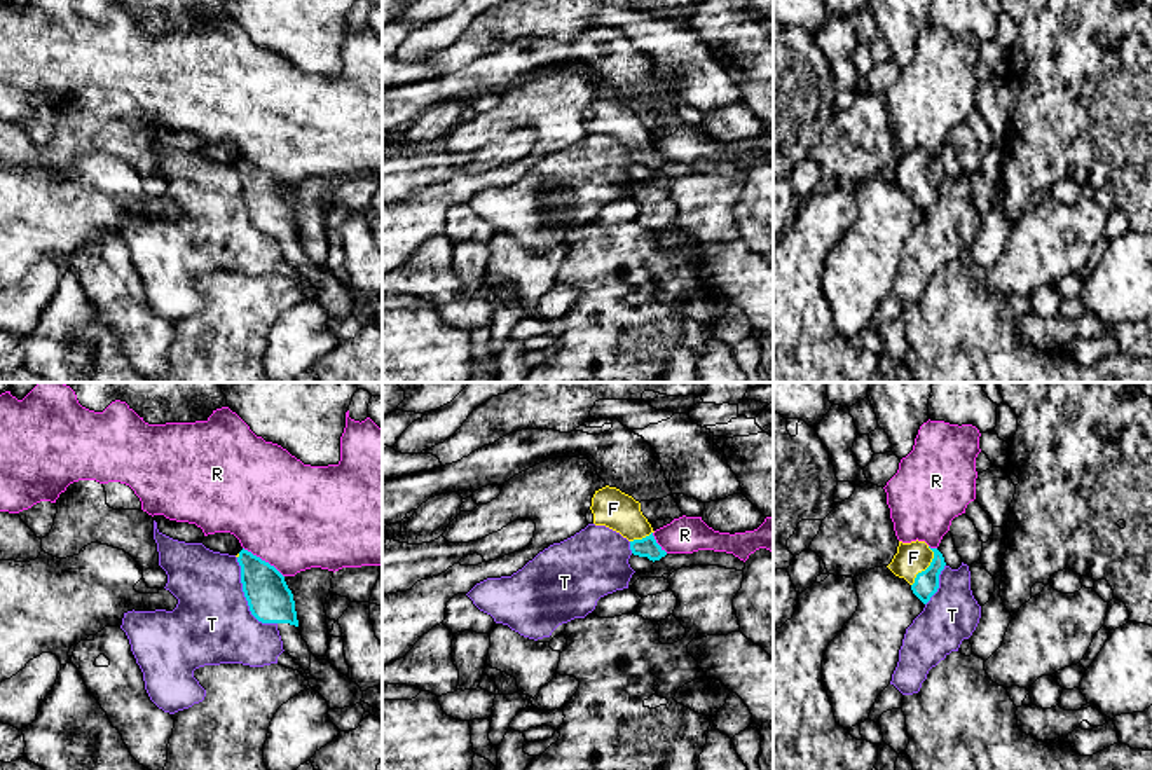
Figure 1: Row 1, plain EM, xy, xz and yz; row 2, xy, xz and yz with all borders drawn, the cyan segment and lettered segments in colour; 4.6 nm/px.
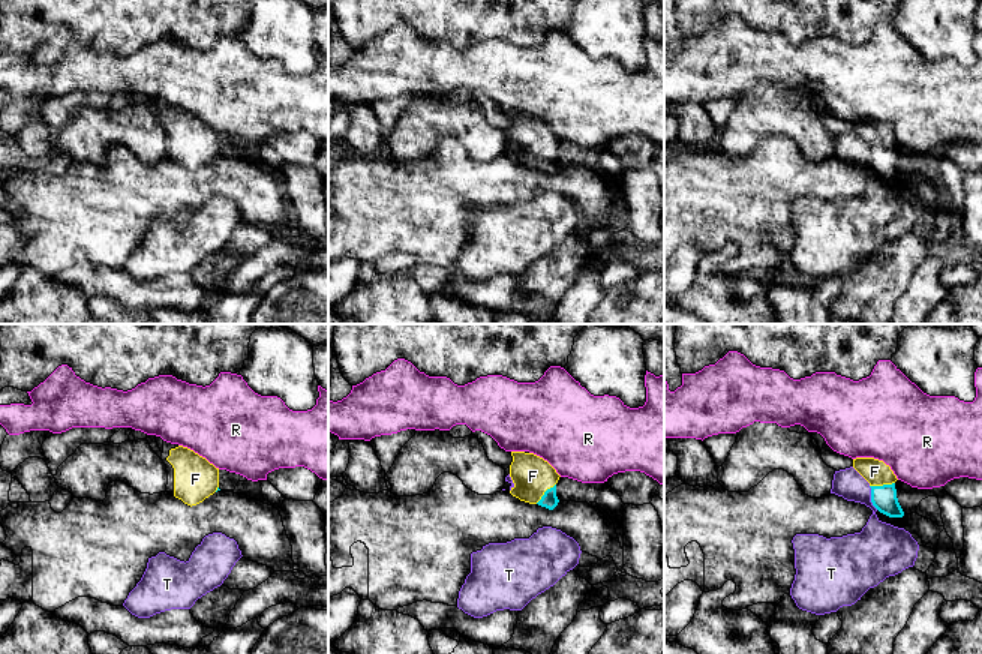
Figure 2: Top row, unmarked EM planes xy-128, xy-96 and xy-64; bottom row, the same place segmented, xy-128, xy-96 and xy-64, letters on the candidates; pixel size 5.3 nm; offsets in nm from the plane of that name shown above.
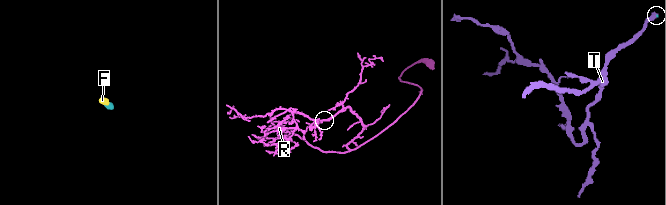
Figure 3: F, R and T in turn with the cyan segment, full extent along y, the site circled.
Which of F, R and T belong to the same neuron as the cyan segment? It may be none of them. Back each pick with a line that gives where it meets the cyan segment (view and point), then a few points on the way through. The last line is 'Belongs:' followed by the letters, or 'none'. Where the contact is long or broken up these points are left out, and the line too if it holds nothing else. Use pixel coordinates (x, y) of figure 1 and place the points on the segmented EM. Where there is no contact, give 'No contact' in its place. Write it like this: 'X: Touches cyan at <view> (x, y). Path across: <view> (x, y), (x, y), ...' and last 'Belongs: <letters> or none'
F: Touches cyan at yz (927, 568). Path across: yz (925, 584), (927, 568), (913, 557)
Belongs: F

